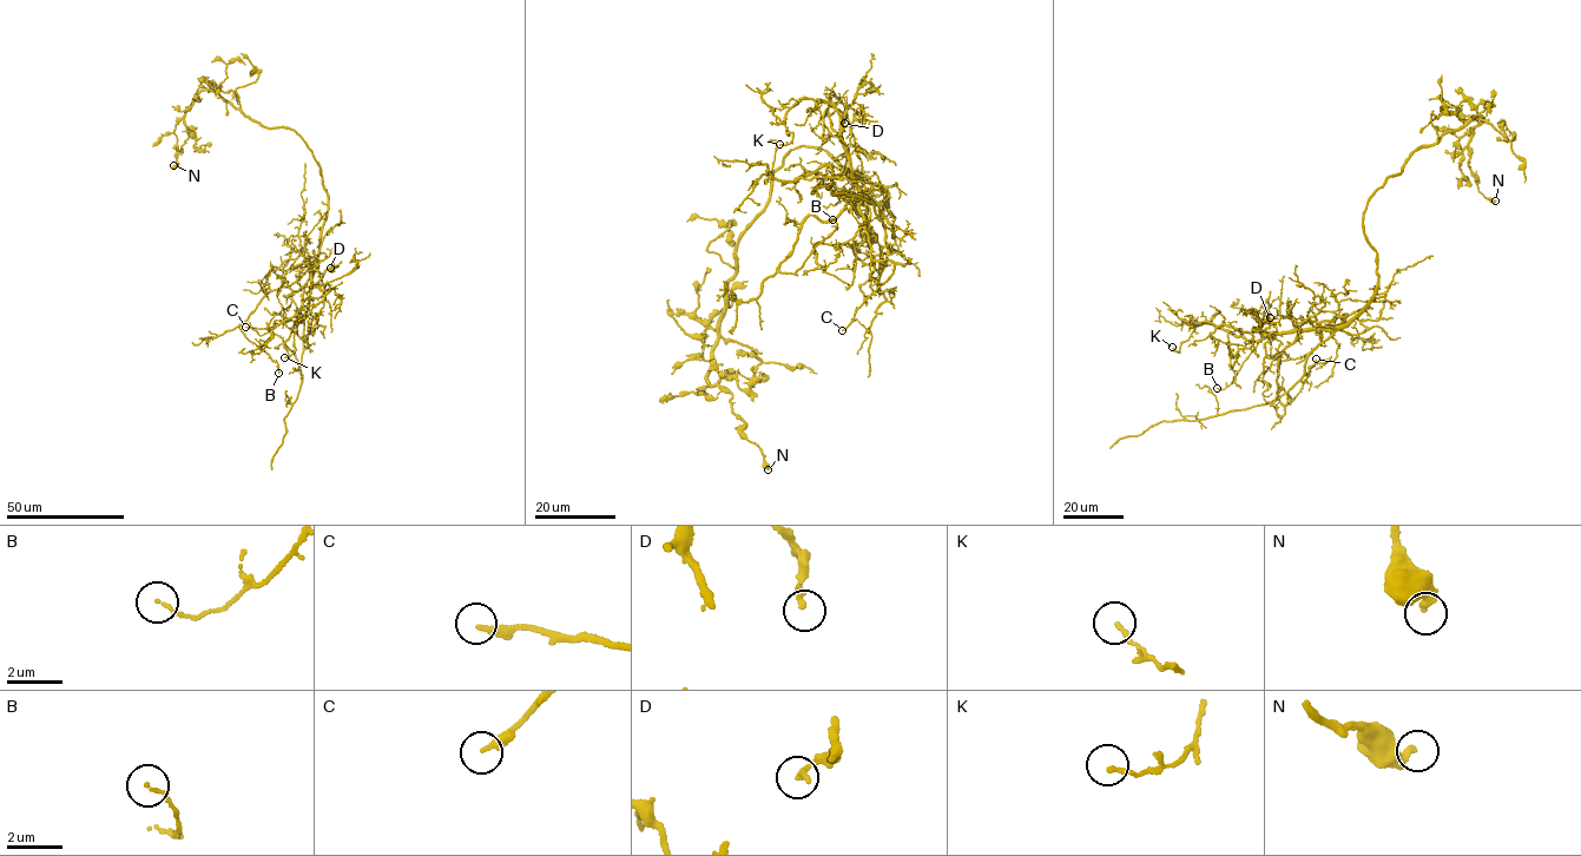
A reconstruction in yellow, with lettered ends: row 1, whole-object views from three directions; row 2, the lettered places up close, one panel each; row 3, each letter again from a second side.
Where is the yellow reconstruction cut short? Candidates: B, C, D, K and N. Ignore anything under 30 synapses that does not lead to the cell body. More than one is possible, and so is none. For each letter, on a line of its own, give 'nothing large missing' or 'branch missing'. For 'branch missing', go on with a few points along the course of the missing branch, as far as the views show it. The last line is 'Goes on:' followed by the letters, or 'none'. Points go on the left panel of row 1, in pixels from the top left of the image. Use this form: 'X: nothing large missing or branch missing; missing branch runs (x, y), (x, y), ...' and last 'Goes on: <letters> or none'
B: nothing large missing
C: nothing large missing
D: nothing large missing
K: nothing large missing
N: nothing large missing
Goes on: none

